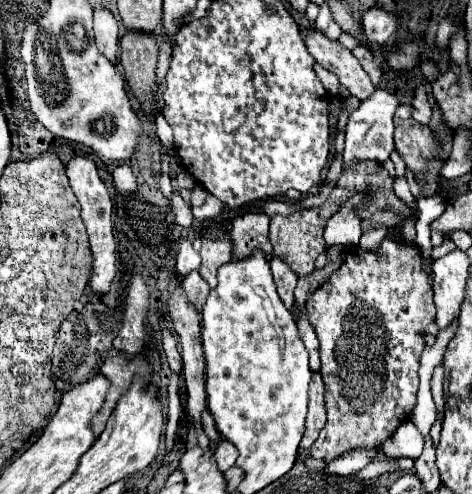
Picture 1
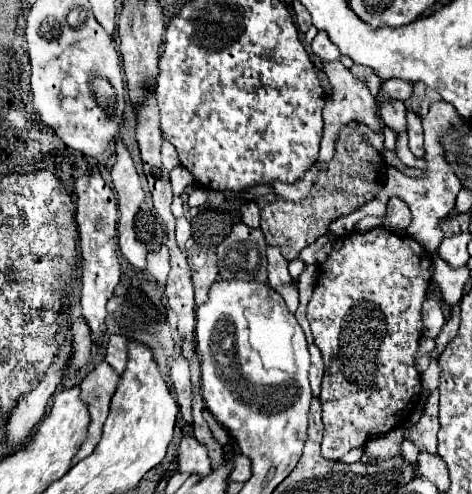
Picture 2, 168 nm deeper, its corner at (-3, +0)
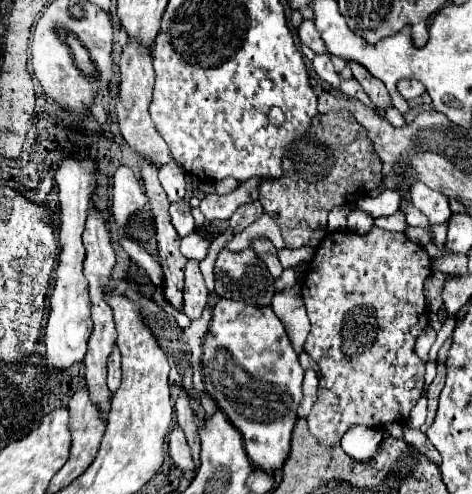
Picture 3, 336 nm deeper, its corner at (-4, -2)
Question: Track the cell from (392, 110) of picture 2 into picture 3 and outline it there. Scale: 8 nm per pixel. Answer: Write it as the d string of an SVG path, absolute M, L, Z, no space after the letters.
M350 62L350 68L354 72L354 78L360 82L360 86L364 88L364 92L370 96L370 100L374 102L376 108L380 110L386 110L392 106L392 100L390 100L390 94L384 86L384 82L380 82L378 78L372 78L368 74L368 70L364 70L364 66L356 64L356 62Z

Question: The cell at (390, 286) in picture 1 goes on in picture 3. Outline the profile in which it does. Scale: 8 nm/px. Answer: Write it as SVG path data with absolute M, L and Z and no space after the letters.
M372 226L372 230L368 234L360 236L360 234L354 234L350 230L338 230L338 232L326 234L326 238L320 242L320 246L318 246L318 250L316 250L316 254L314 254L314 258L310 262L306 282L302 286L302 298L304 298L308 318L310 318L310 324L312 324L310 334L306 338L306 344L304 344L304 350L310 354L312 360L316 360L316 364L318 364L318 368L322 372L320 388L318 388L318 400L312 406L312 412L308 414L306 420L308 420L308 428L310 428L312 436L322 446L326 446L326 448L338 446L342 436L356 424L362 424L362 426L368 426L368 428L382 428L384 424L390 424L390 422L404 424L408 420L410 410L414 408L414 404L418 402L418 398L422 396L422 390L424 390L424 364L414 352L414 342L424 332L424 328L428 326L428 314L426 314L426 302L424 302L422 288L424 288L424 280L430 276L430 272L432 272L432 262L430 262L426 250L420 244L412 242L402 232L388 232L388 230Z

